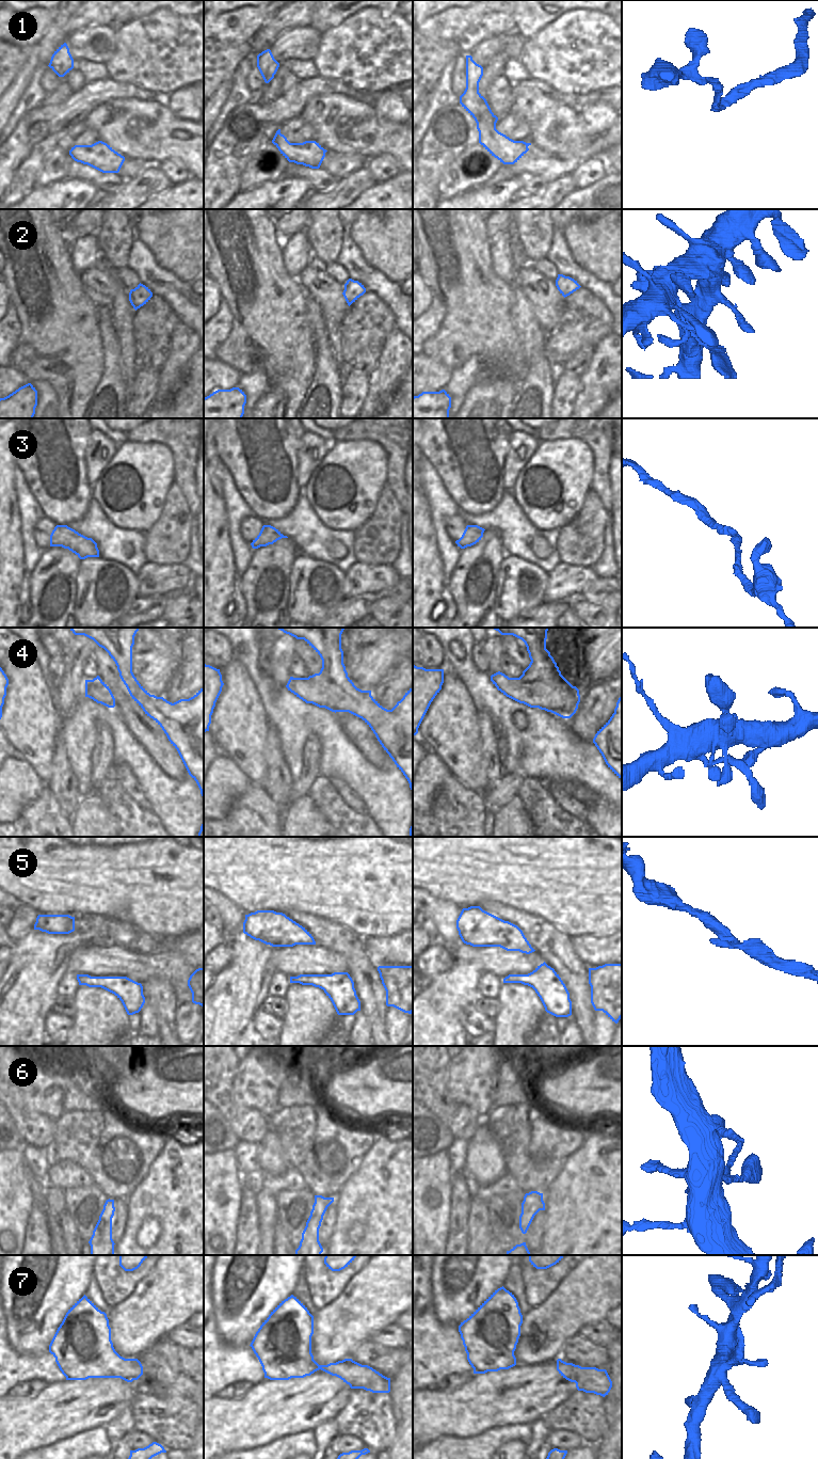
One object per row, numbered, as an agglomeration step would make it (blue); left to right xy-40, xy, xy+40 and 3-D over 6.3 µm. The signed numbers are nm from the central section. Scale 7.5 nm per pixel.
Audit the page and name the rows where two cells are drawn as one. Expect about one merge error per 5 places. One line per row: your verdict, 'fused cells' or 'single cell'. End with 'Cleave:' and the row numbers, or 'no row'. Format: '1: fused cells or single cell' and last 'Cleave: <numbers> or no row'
1: single cell
2: single cell
3: single cell
4: single cell
5: single cell
6: single cell
7: single cell
Cleave: no row

